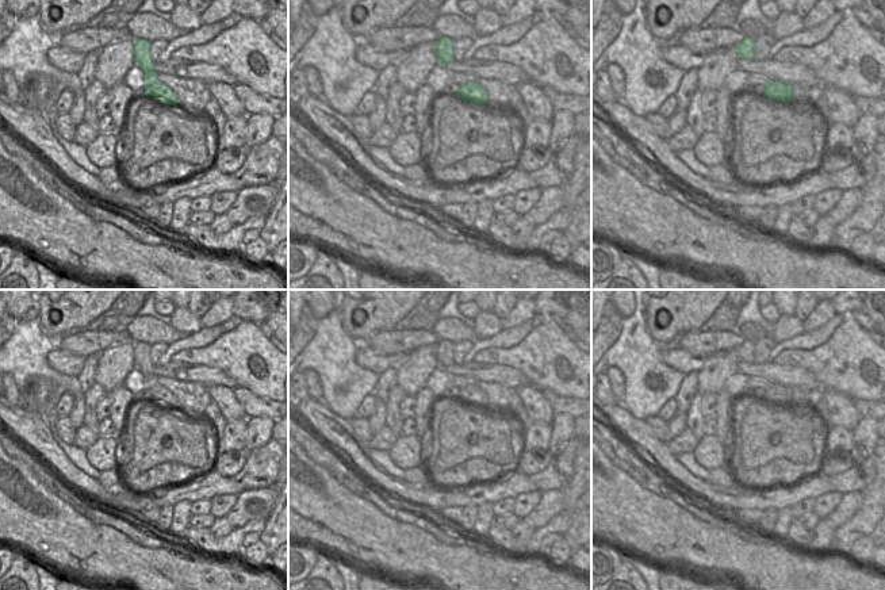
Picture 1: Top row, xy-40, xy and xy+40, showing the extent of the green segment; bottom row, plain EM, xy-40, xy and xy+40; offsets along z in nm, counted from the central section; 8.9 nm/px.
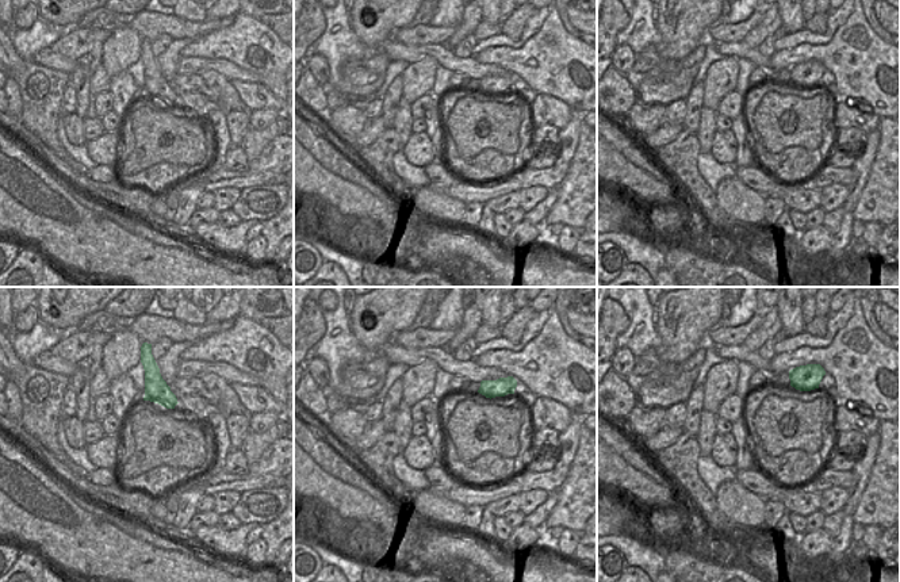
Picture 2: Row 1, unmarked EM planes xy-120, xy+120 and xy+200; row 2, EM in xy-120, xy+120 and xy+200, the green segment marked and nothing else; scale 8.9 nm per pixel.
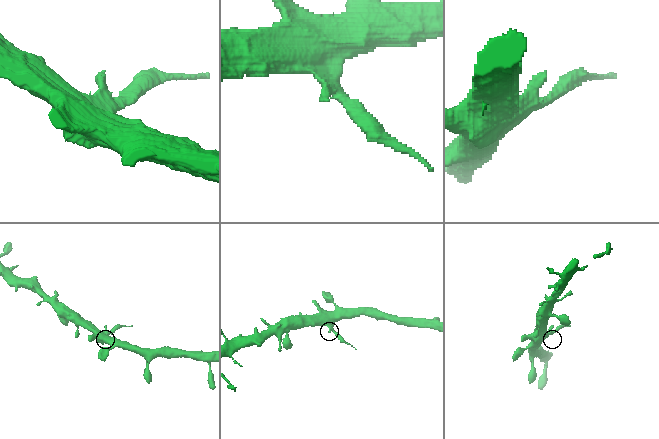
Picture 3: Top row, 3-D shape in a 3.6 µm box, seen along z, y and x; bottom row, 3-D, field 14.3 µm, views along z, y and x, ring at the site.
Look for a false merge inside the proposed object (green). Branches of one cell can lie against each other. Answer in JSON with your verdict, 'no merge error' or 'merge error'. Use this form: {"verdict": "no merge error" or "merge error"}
{"verdict": "merge error"}

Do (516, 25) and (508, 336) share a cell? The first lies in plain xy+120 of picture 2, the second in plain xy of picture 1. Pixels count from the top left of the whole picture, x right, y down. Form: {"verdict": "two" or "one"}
{"verdict": "two"}

